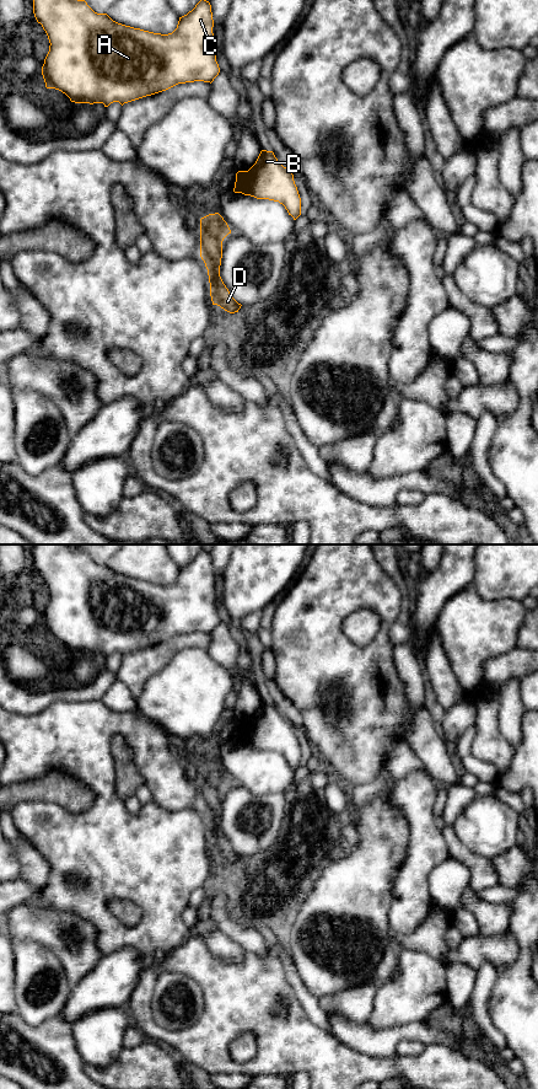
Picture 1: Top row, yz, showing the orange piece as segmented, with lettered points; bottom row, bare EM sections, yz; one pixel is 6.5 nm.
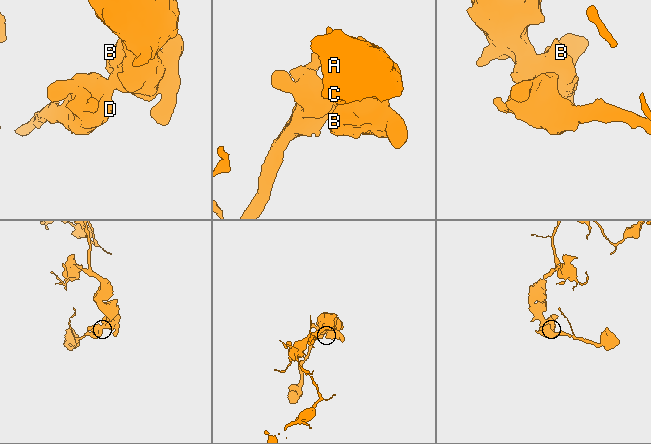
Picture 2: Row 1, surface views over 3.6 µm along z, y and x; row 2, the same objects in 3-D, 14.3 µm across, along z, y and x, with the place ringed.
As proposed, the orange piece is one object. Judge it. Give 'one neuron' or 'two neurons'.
one neuron

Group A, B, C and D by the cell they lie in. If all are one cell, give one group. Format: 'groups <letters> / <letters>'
groups A B C D

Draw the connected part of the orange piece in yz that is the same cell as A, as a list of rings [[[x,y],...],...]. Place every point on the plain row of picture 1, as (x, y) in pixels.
[[[34,544],[33,564],[49,590],[49,602],[42,617],[47,639],[65,644],[75,654],[124,654],[166,642],[178,634],[212,633],[220,618],[215,606],[211,556],[201,549],[187,565],[179,568],[177,579],[168,585],[154,584],[113,572],[107,564],[95,563],[85,551],[68,544]]]

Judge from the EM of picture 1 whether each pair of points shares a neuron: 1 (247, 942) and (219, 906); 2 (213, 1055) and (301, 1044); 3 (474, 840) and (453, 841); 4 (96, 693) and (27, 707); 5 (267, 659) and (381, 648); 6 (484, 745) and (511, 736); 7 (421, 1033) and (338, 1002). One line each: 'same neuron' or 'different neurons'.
1: same neuron
2: same neuron
3: different neurons
4: same neuron
5: different neurons
6: different neurons
7: different neurons

